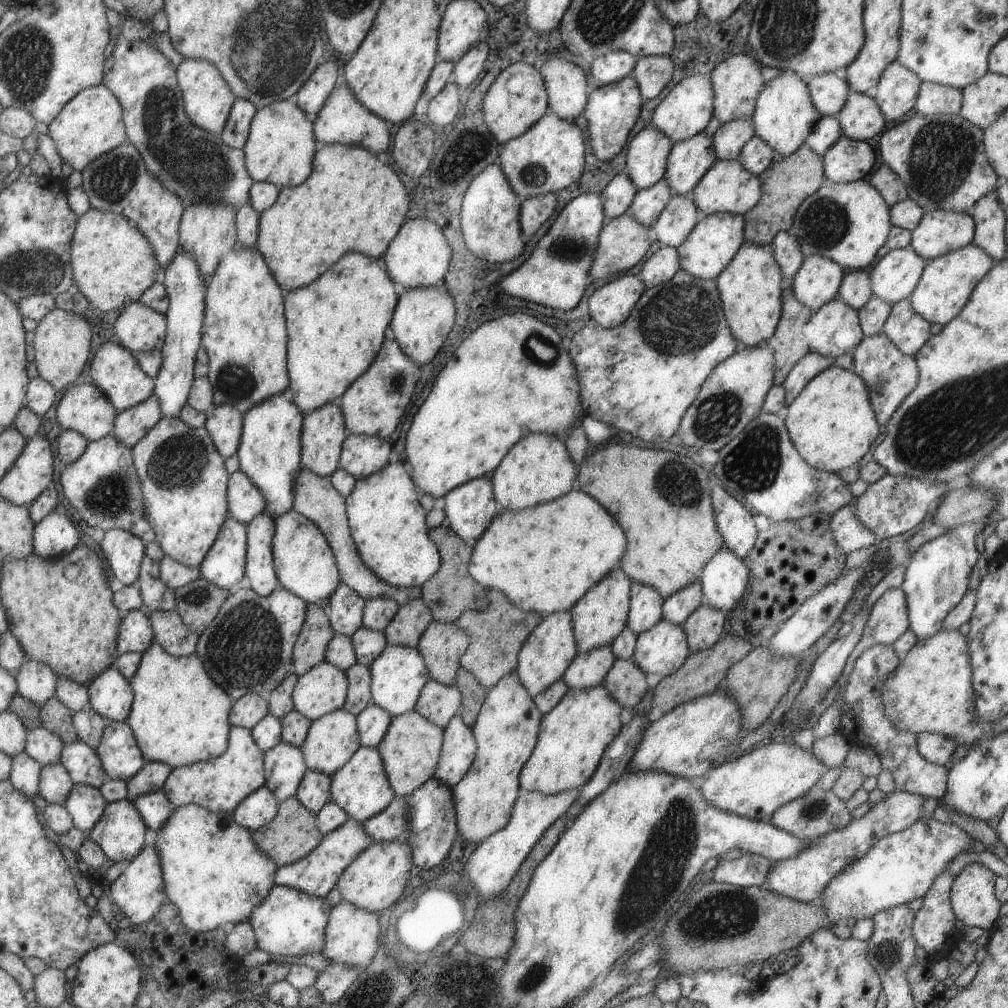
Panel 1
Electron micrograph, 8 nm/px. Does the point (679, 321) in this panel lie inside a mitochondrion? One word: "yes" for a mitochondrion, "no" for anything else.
yes

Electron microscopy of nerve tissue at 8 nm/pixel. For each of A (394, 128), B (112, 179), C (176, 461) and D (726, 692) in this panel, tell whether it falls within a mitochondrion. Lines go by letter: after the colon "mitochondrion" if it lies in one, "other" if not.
A: other
B: mitochondrion
C: mitochondrion
D: other

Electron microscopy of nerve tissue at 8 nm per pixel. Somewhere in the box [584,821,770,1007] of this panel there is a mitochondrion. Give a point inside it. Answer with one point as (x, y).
(728, 914)

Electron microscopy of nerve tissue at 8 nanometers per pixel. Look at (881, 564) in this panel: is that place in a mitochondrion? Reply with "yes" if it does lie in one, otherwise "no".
no

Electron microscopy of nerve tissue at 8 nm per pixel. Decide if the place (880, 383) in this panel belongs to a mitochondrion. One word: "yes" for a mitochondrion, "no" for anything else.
yes

